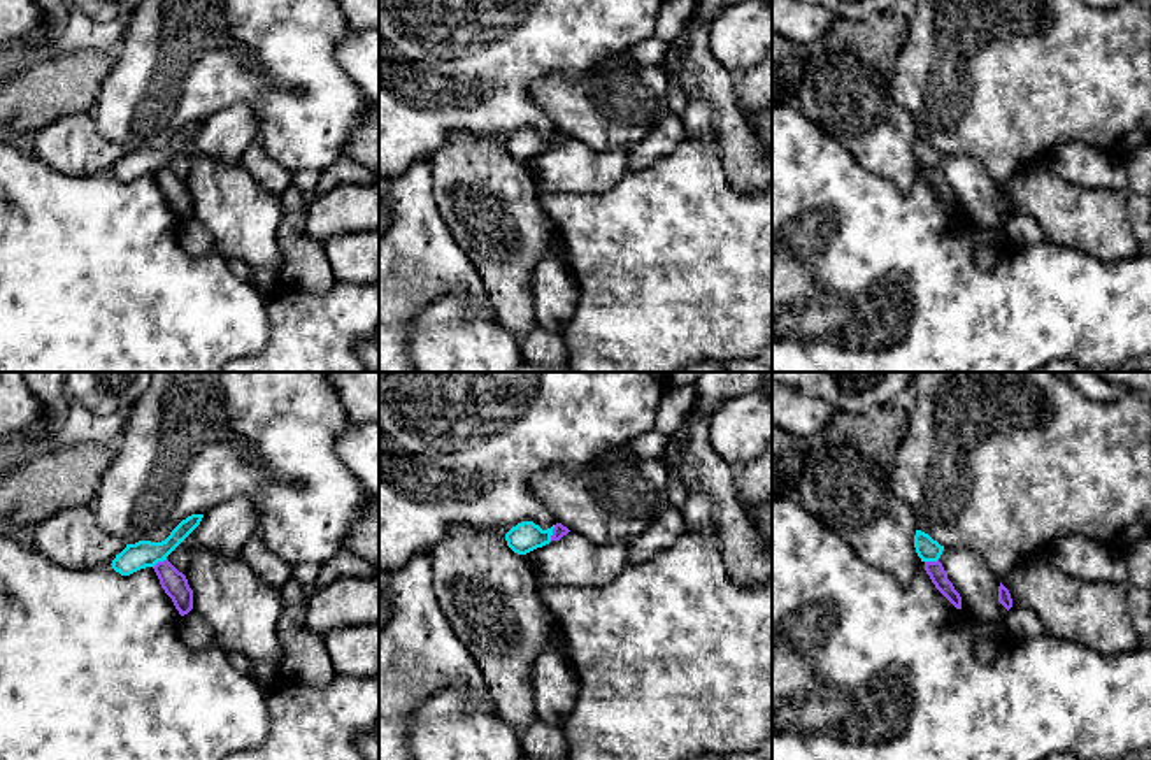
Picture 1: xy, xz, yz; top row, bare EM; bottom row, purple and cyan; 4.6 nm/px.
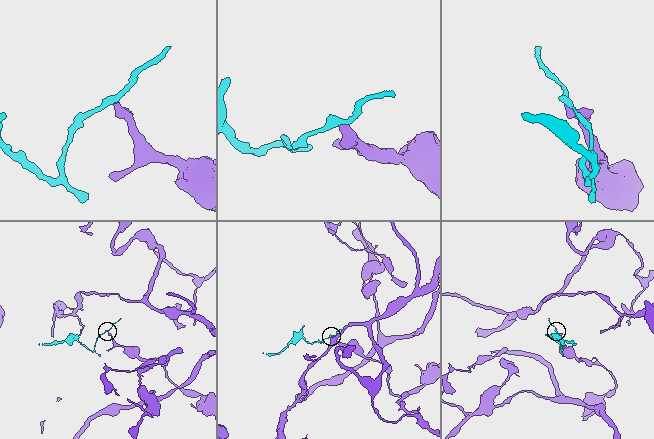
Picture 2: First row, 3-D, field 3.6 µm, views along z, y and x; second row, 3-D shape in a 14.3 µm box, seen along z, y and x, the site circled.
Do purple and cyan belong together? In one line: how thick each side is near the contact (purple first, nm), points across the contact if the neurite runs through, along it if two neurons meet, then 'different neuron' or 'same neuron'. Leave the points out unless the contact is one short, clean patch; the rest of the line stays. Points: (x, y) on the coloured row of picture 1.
60/140 nm | along xz (555, 525), (550, 539) | different neuron

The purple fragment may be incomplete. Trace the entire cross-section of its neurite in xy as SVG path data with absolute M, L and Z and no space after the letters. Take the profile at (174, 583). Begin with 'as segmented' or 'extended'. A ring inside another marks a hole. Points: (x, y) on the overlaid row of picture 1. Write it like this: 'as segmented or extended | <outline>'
as segmented | M168 560L158 562L153 569L179 614L188 614L193 609L193 590L189 588L186 576Z

